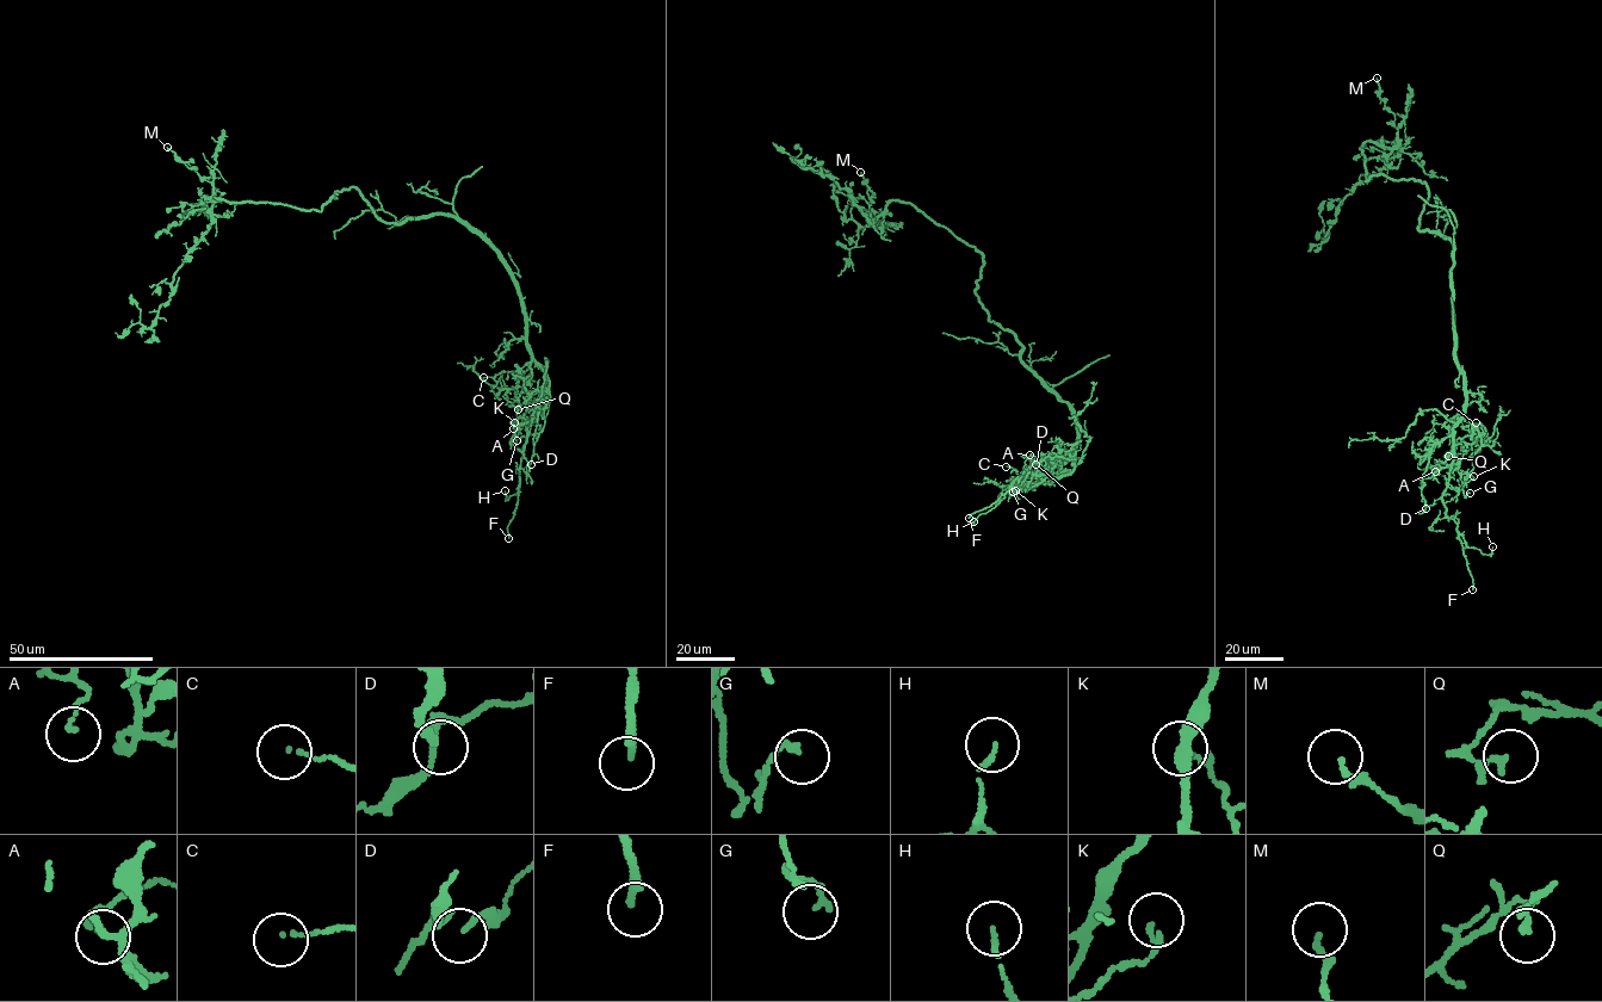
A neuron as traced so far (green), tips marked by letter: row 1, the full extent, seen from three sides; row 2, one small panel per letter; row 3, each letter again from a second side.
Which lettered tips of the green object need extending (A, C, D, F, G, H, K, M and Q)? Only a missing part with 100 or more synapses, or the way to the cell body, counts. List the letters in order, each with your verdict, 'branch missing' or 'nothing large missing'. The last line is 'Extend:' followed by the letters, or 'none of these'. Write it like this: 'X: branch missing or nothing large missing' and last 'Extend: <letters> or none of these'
A: nothing large missing
C: nothing large missing
D: nothing large missing
F: nothing large missing
G: nothing large missing
H: nothing large missing
K: nothing large missing
M: nothing large missing
Q: nothing large missing
Extend: none of these

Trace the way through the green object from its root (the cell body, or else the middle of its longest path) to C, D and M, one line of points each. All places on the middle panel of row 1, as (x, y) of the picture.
C: (1013, 333), (1022, 348), (1021, 360), (1071, 408), (1077, 437), (1057, 475), (1033, 487), (1006, 467)
D: (1013, 333), (1021, 360), (1075, 418), (1076, 441), (1058, 468), (1074, 471), (1076, 459), (1047, 456), (1035, 464)
M: (1013, 333), (989, 320), (975, 292), (982, 253), (901, 200), (892, 200), (872, 224), (877, 222), (860, 172)

